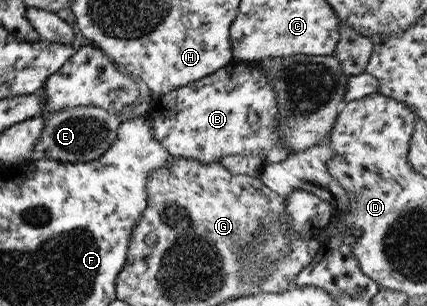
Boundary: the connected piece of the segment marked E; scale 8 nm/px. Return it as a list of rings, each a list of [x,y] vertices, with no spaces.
[[[80,106],[49,115],[43,123],[41,138],[37,140],[32,159],[53,159],[60,163],[84,163],[99,159],[117,140],[122,119],[115,113],[94,106]]]

